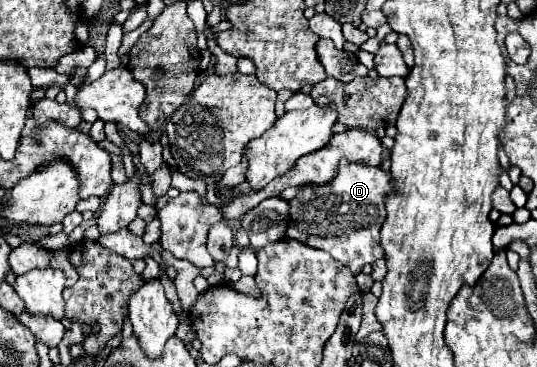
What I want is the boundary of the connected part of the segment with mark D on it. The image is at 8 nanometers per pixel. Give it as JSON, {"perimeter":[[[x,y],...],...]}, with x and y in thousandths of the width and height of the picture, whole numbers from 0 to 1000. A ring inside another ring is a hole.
{"perimeter":[[[637,444],[622,493],[592,515],[570,510],[555,526],[551,553],[547,542],[540,548],[536,646],[615,689],[626,711],[667,749],[682,717],[696,717],[715,700],[708,624],[719,597],[715,548],[726,531],[734,531],[726,466],[715,466],[708,450]]]}

